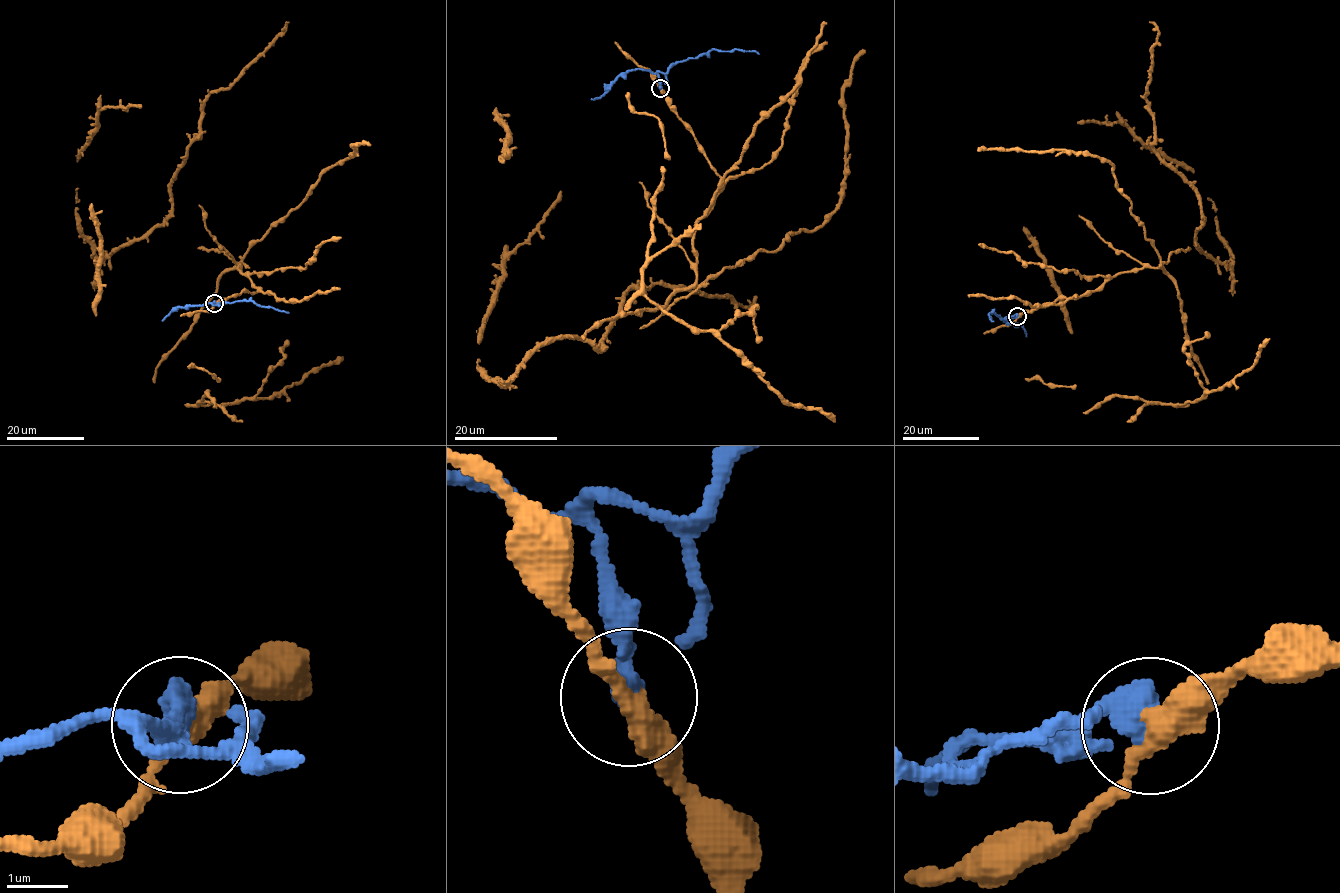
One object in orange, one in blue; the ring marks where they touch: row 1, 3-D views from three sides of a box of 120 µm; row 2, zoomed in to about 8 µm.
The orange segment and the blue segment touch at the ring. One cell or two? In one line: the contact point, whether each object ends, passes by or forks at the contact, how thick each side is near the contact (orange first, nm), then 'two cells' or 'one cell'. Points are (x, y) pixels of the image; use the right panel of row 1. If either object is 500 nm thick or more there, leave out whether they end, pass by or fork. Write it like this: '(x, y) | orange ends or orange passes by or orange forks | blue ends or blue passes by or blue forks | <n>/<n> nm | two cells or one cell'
(1017, 316) | 360/500 nm | two cells

